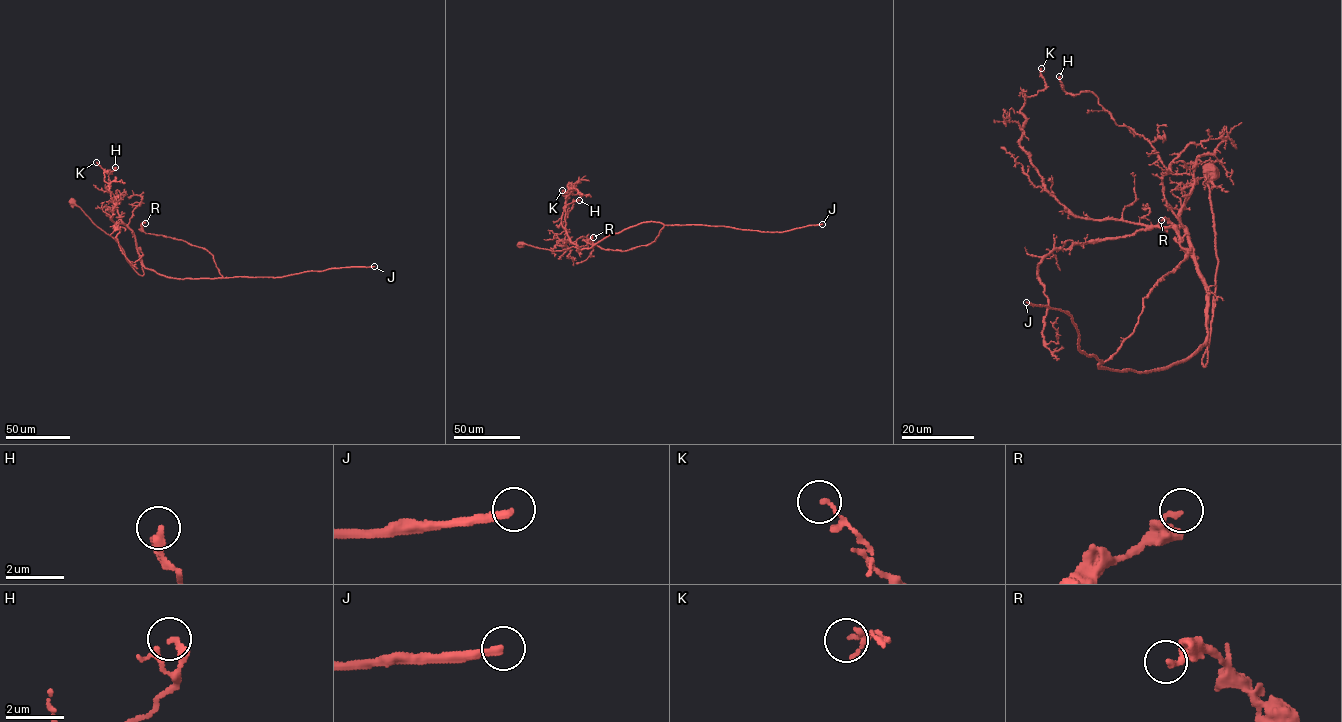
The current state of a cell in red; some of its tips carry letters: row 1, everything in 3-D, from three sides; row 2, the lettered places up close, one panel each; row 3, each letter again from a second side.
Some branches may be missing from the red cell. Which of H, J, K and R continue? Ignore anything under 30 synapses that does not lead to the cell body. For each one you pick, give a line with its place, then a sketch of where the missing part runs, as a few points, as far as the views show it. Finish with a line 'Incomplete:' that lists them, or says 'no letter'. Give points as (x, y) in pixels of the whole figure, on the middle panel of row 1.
J: at (822, 224)
Incomplete: J

